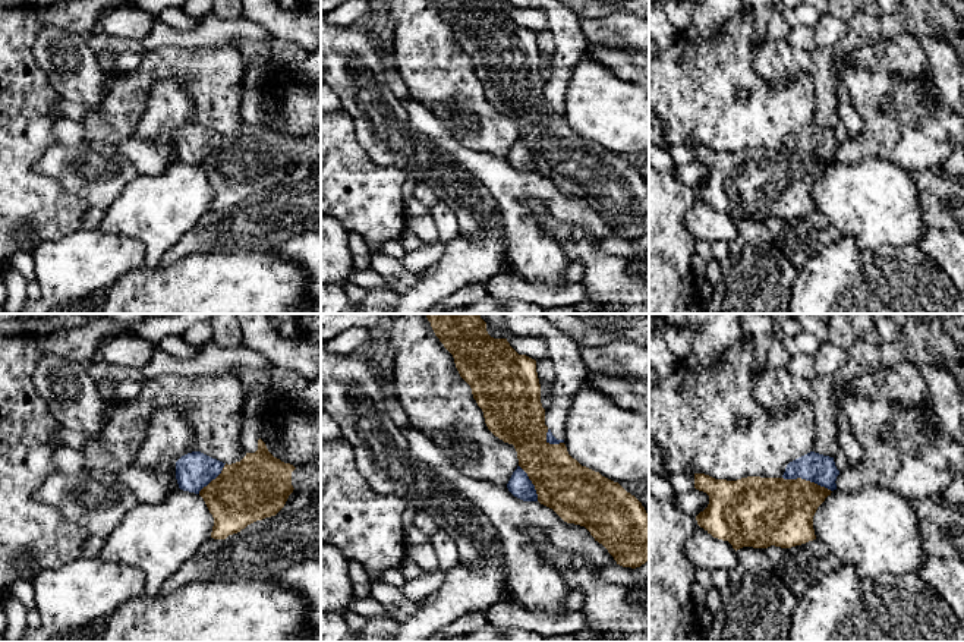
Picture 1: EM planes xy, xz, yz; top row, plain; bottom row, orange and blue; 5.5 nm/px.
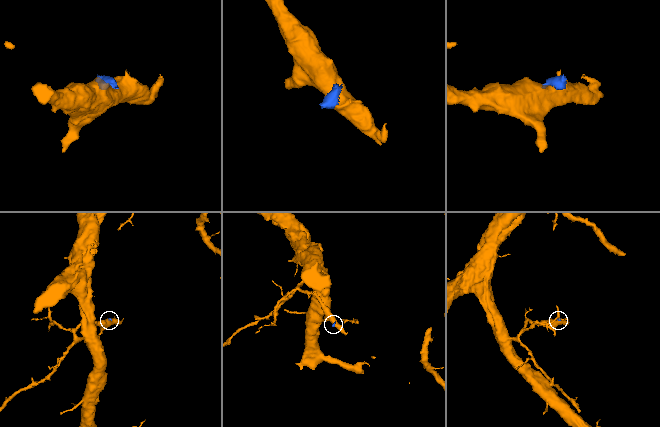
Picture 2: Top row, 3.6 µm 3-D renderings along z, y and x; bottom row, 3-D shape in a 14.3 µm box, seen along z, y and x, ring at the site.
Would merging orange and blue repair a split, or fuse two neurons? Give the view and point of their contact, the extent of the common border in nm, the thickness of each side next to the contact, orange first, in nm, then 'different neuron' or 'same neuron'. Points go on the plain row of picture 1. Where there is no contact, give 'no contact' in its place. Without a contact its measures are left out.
yz (807, 153) | 280 nm | 380/160 nm | different neuron

